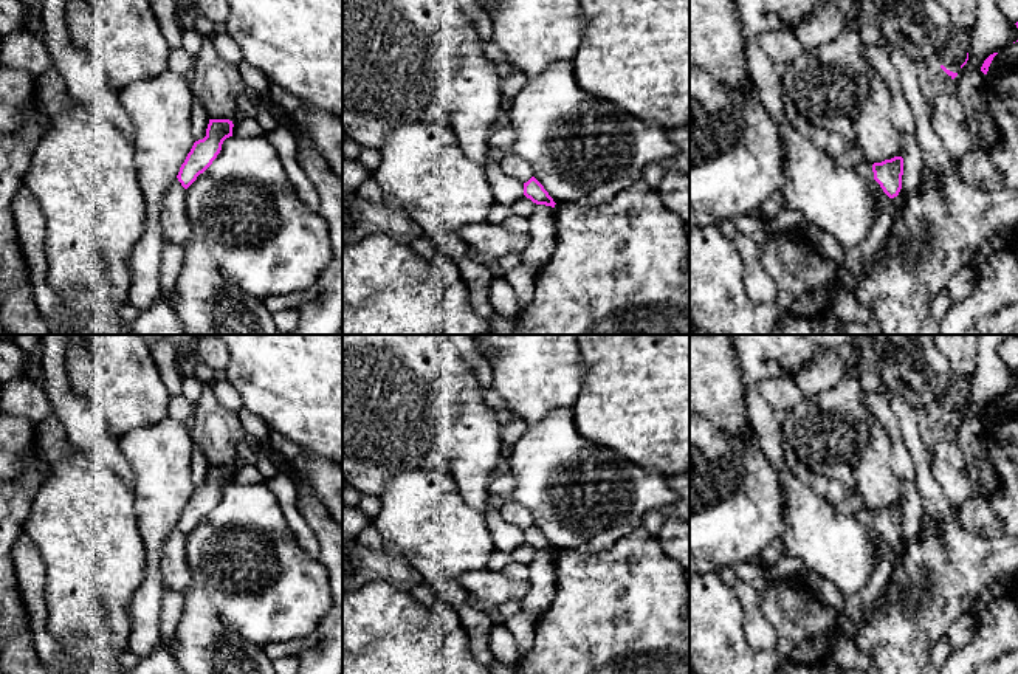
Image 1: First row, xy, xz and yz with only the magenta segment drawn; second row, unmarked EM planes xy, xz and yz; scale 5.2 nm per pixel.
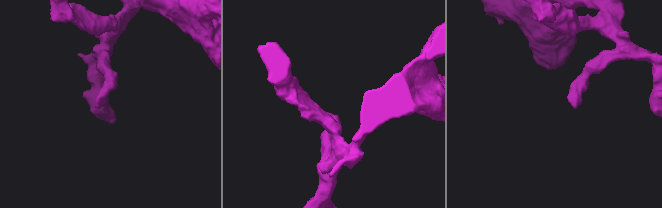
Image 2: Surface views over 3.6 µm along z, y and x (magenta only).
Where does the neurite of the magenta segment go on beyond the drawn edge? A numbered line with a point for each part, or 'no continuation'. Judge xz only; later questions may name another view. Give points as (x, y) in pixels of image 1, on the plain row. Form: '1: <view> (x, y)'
no continuation

